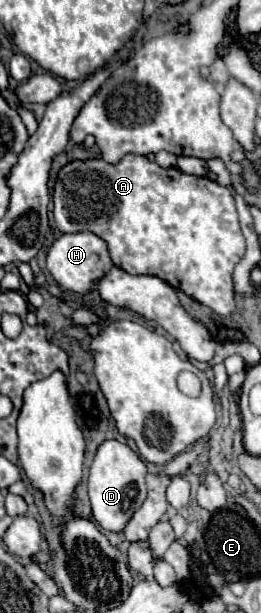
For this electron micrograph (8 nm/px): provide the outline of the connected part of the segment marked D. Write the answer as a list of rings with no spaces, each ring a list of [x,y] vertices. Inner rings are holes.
[[[117,439],[103,441],[95,453],[93,465],[89,469],[87,489],[91,499],[91,509],[95,515],[95,521],[105,529],[113,533],[121,533],[129,517],[141,507],[141,503],[147,497],[147,465],[139,457],[135,449],[131,449],[127,443],[119,443]]]

